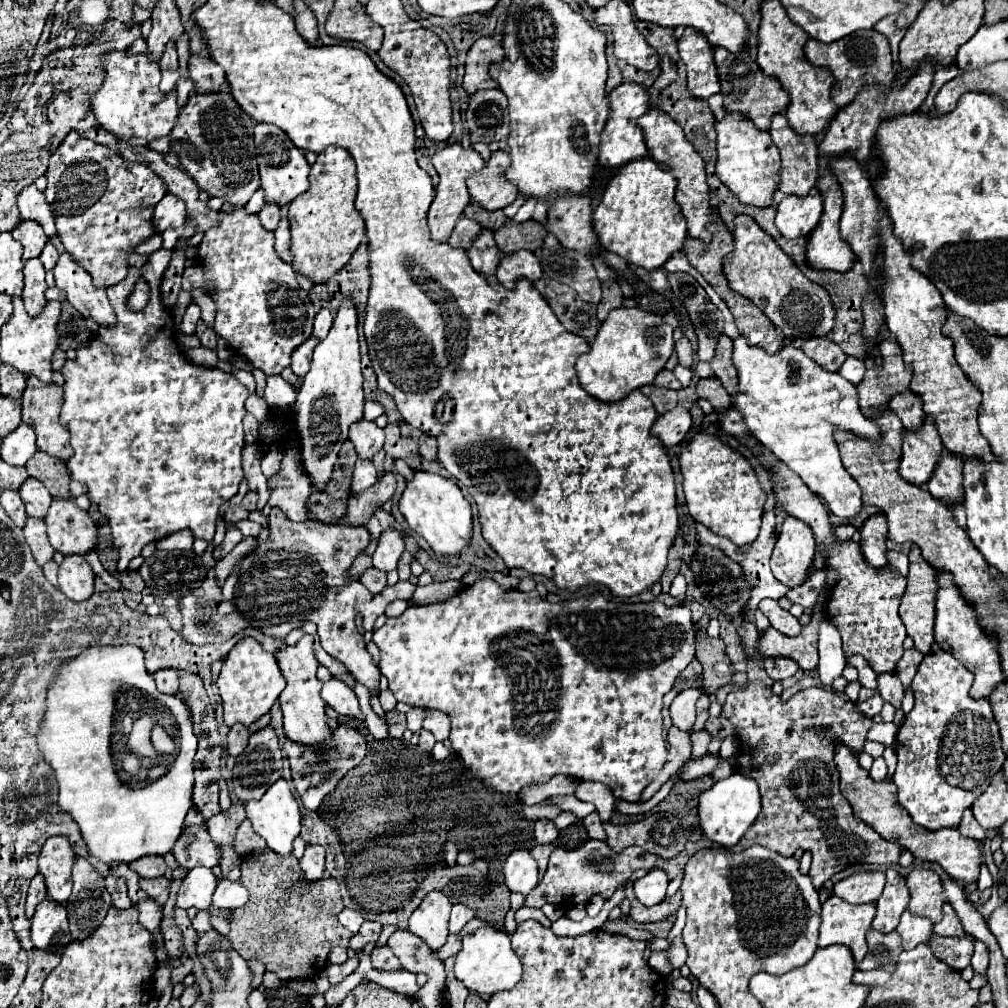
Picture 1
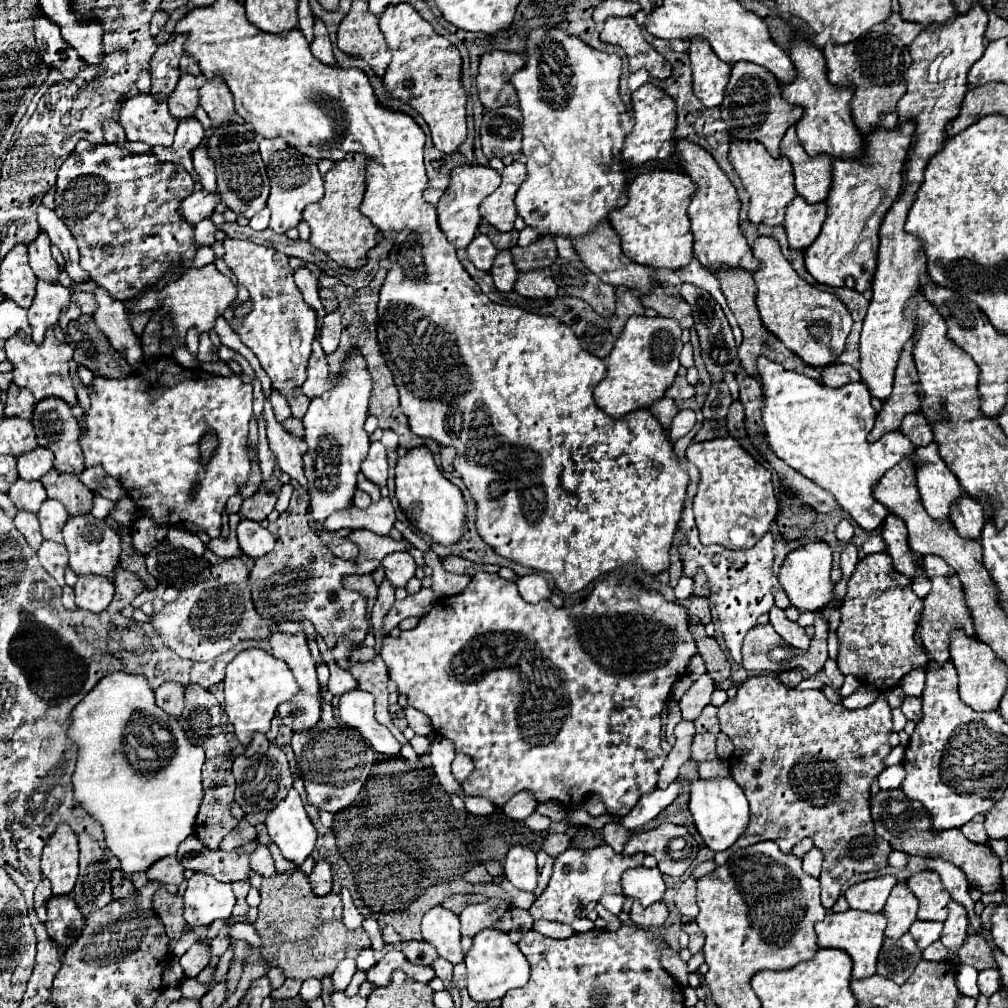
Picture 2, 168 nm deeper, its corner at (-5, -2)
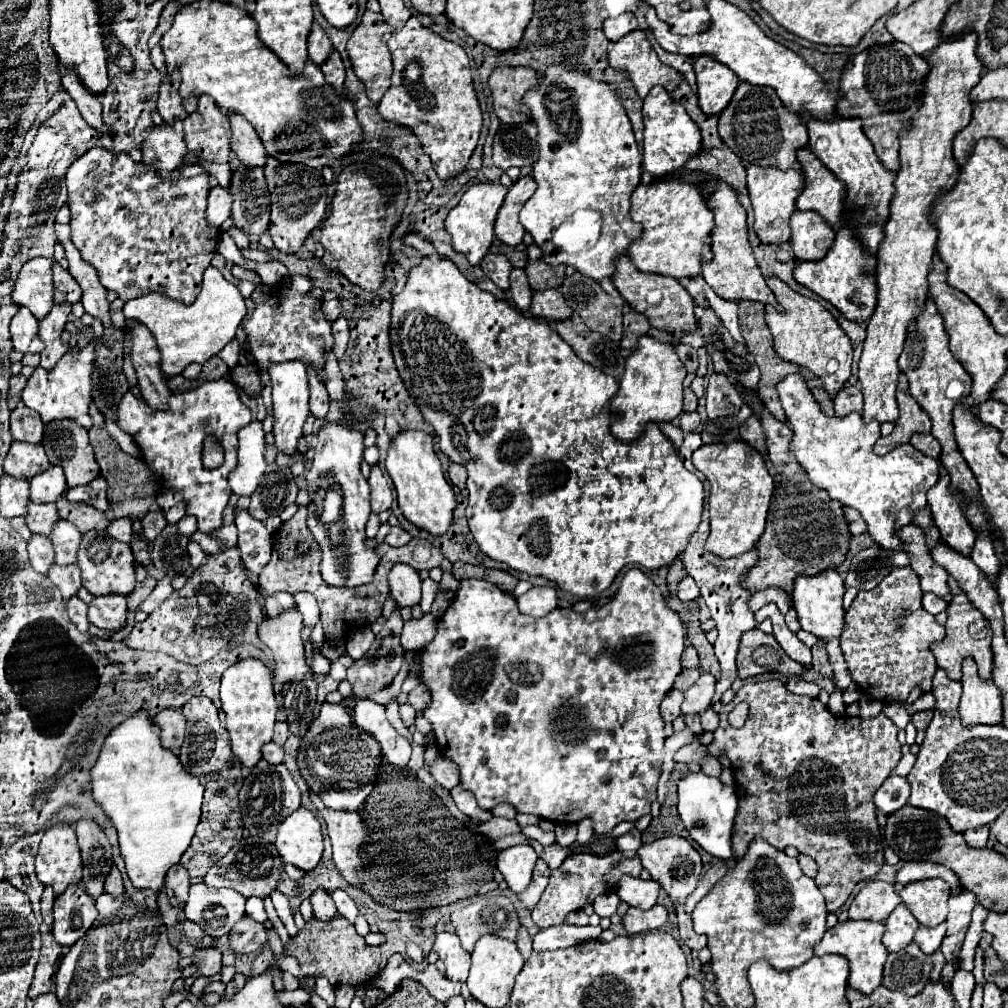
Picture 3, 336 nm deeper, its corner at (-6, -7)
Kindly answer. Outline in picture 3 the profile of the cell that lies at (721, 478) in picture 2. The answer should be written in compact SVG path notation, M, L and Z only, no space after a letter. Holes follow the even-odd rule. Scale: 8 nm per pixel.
M743 440L729 444L705 444L693 452L693 464L711 484L711 534L705 542L705 550L721 558L733 558L753 550L755 542L765 530L767 510L773 494L773 478L767 472L761 454Z

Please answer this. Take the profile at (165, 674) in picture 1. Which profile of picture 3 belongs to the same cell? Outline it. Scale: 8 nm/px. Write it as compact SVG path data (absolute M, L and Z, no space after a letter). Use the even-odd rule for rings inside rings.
M161 710L159 716L155 716L155 724L161 728L161 746L177 752L185 738L183 714L179 710Z

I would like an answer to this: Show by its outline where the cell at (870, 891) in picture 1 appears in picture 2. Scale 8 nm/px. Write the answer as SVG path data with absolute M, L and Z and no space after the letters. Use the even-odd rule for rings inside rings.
M894 875L874 877L874 879L868 879L868 881L862 881L862 883L848 887L844 897L852 909L878 913L884 909L884 903L890 895L890 889L892 889L892 885L896 885L896 881L898 879Z

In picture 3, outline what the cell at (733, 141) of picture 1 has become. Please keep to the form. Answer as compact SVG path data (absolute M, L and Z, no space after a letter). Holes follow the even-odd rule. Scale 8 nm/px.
M749 166L747 168L747 192L751 198L751 206L755 210L755 232L763 244L783 244L791 240L789 218L797 210L795 200L805 186L805 176L799 170L775 170Z

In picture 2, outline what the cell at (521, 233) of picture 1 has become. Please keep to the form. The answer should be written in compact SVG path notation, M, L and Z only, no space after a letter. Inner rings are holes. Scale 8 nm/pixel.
M542 235L528 247L518 247L518 245L510 247L510 253L514 257L514 265L518 271L544 269L544 267L550 267L556 259L556 245L550 235L548 237Z

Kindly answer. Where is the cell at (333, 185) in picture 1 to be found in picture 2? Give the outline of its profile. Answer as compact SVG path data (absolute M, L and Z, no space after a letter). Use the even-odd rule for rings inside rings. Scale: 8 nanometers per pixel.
M348 153L342 161L336 161L334 167L324 175L324 197L316 203L310 203L302 219L310 225L310 243L334 259L340 267L360 267L366 263L366 253L376 245L376 233L372 221L364 217L358 207L364 197L366 157L360 153Z

